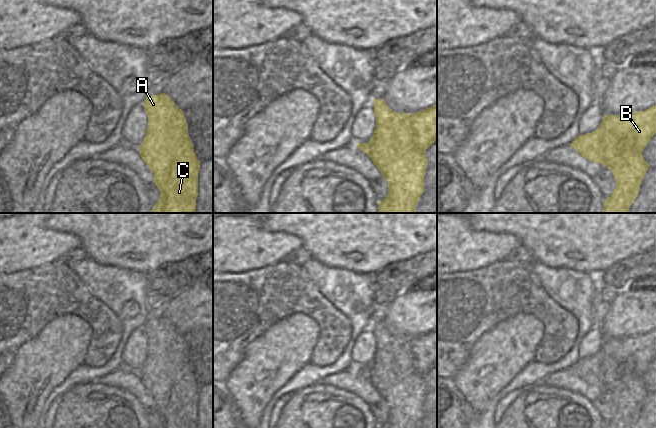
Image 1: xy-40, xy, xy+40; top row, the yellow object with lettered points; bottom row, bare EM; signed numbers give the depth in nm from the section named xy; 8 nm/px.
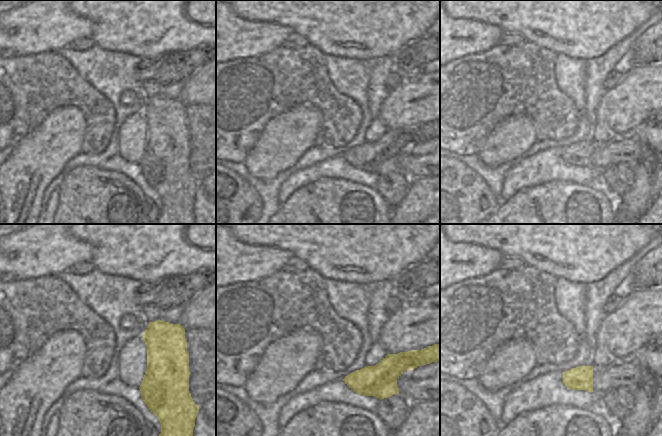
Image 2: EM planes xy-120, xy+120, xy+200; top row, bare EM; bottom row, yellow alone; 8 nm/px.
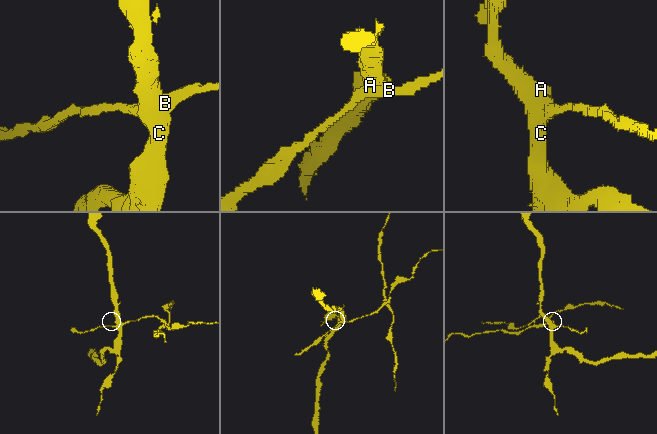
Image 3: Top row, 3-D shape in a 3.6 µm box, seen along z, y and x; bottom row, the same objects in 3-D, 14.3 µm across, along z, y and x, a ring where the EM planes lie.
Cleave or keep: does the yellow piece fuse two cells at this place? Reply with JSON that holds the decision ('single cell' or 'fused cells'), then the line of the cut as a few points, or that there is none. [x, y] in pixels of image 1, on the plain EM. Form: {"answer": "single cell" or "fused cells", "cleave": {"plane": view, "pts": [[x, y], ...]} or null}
{"answer": "fused cells", "cleave": {"plane": "xy+40", "pts": [[641, 377], [621, 365], [603, 388]]}}

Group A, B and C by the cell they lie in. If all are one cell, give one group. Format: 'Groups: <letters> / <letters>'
Groups: A C / B

